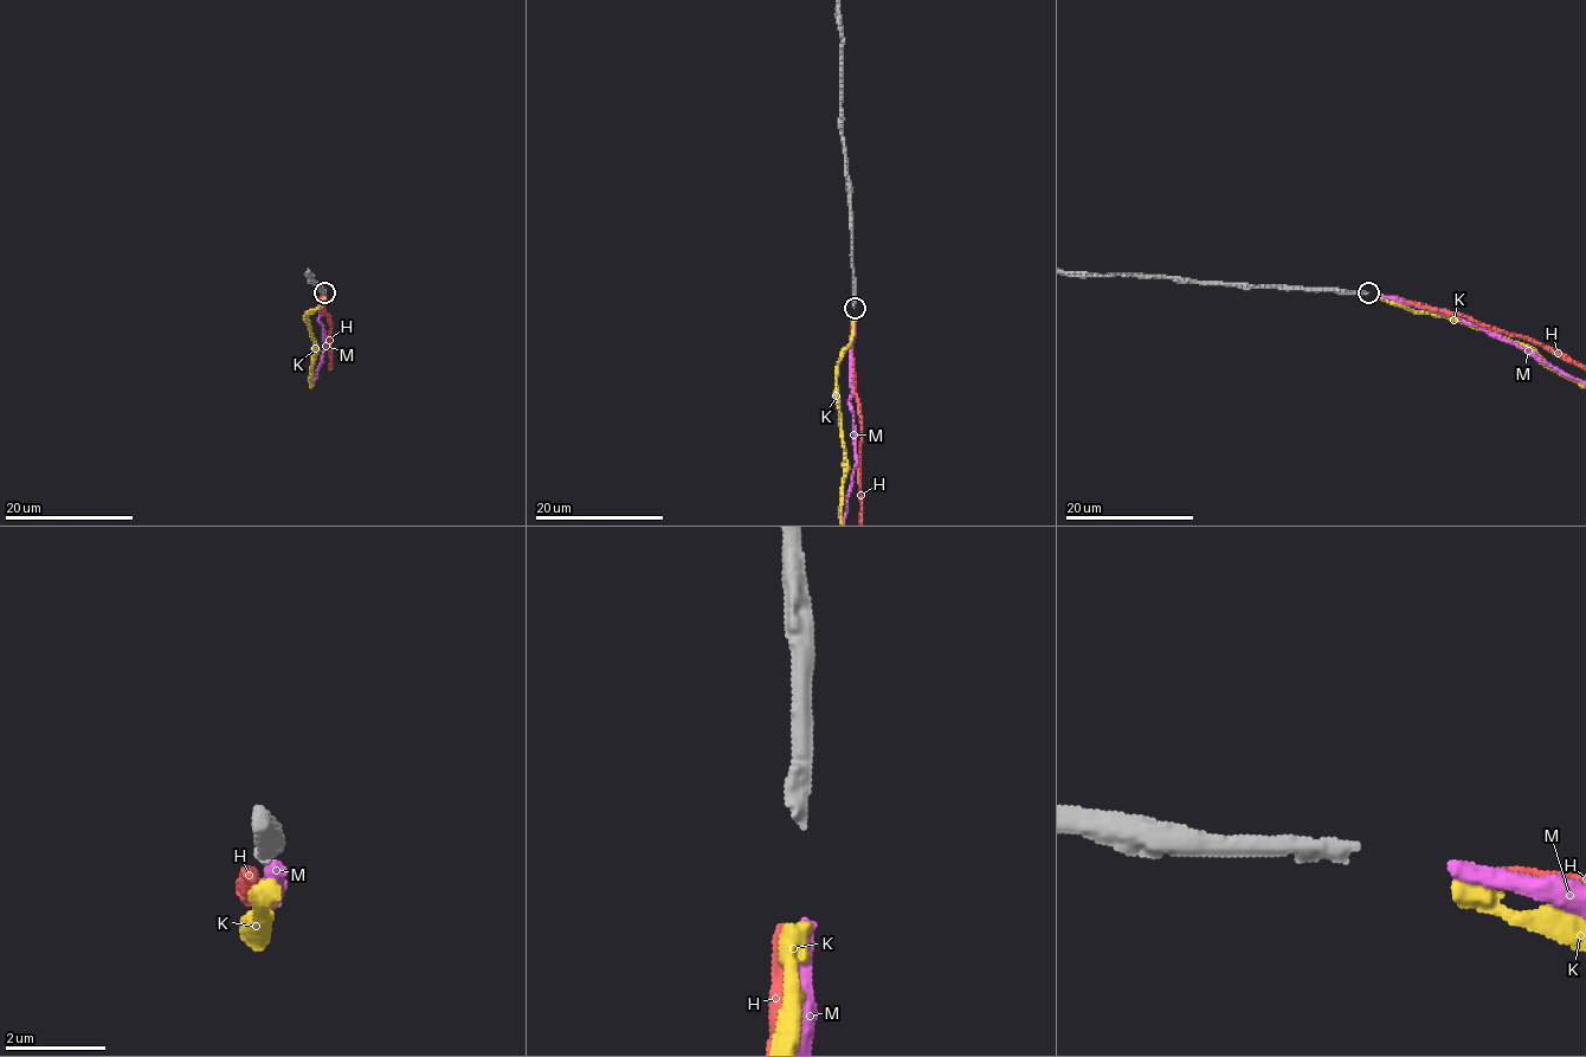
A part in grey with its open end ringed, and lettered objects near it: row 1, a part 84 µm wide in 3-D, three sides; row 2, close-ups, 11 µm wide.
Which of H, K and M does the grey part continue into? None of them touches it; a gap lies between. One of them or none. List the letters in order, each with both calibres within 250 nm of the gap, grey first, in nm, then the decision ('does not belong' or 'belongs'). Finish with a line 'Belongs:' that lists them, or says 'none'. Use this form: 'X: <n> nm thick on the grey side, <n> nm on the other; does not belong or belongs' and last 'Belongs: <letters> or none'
H: 320 nm thick on the grey side, 260 nm on the other; does not belong
K: 320 nm thick on the grey side, 420 nm on the other; does not belong
M: 320 nm thick on the grey side, 340 nm on the other; belongs
Belongs: M

